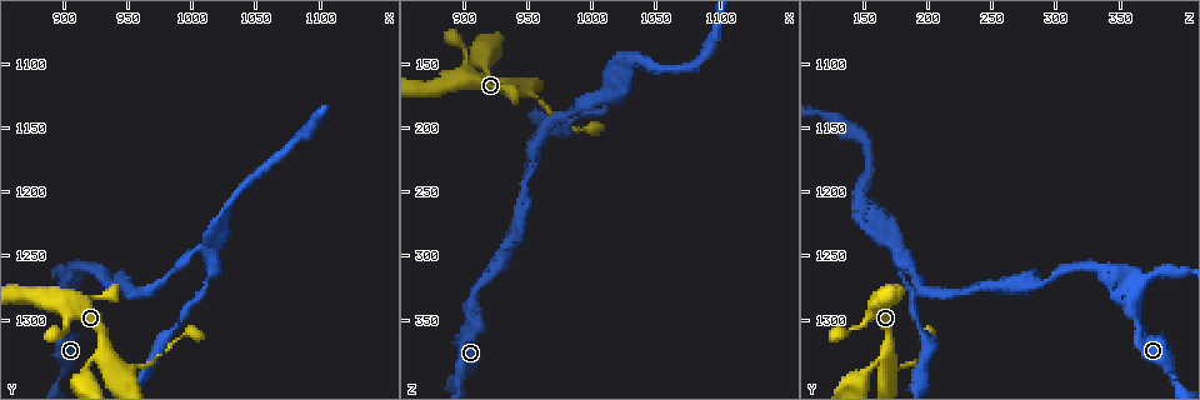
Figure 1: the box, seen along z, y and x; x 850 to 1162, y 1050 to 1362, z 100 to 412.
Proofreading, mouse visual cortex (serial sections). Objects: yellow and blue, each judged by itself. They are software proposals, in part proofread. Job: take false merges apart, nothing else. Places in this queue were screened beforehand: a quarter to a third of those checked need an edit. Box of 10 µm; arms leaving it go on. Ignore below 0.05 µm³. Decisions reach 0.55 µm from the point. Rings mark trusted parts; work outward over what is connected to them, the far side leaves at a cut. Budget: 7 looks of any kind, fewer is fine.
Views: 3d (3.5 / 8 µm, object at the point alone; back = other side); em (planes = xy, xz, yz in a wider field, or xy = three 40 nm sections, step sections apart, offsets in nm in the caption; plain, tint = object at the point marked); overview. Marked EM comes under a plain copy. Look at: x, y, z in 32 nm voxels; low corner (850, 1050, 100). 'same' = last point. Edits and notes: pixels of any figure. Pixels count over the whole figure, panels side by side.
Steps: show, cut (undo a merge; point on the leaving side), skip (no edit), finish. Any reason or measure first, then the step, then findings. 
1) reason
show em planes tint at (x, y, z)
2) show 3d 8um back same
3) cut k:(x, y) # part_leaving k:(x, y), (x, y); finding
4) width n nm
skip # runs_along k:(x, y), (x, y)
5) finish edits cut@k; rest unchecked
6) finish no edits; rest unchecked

thin neck
show 3d 8um at (900, 1278, 360)

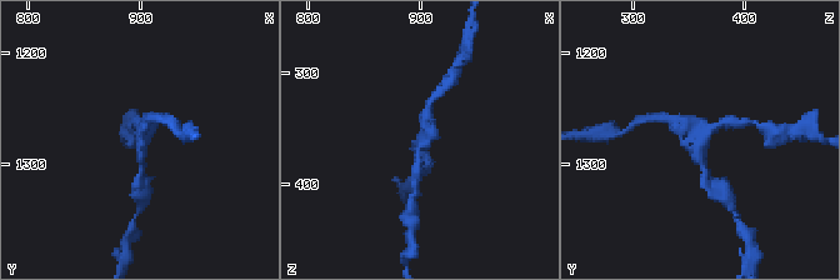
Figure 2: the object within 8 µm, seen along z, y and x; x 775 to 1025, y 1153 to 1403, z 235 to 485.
show 3d 3.5um same

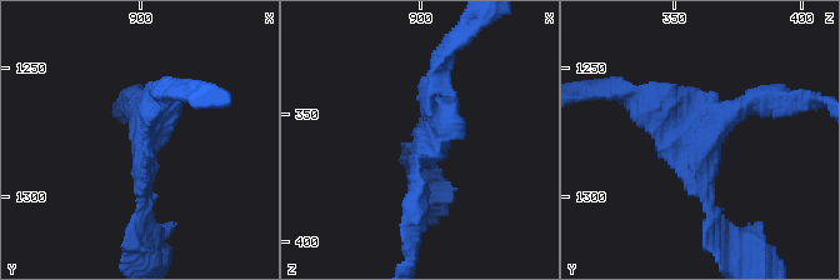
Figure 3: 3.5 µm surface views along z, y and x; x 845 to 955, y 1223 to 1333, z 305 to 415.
arms 3; arm_widths 150, 200, 250 nm; need the tissue
show em xy step 3 tint at (902, 1281, 361)

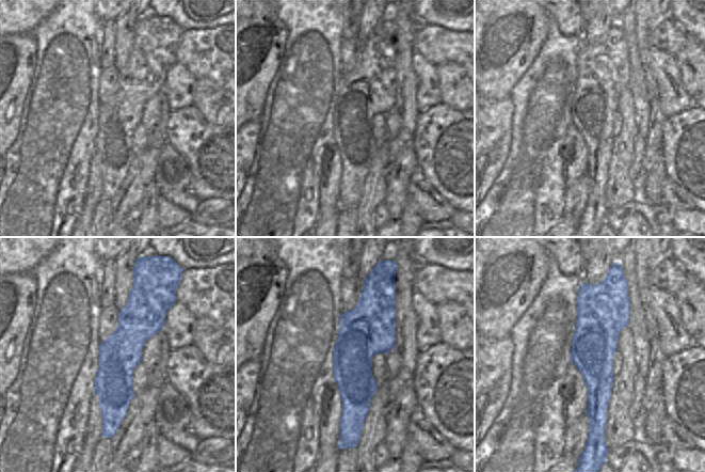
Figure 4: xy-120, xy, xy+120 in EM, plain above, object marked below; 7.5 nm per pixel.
skip # runs_along 4:(369, 287), (347, 427); continuous, no second cell

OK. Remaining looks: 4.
show 3d 3.5um at (942, 1338, 170)

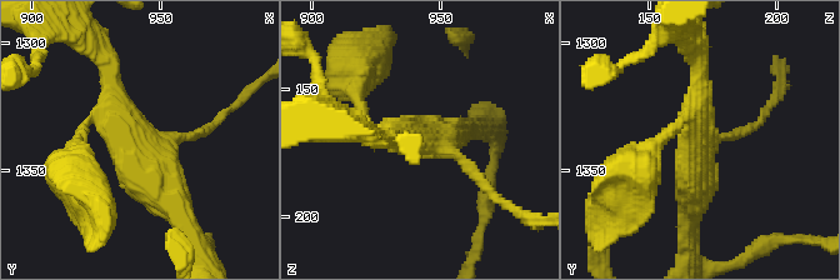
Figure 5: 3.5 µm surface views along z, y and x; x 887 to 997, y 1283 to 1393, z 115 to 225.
show em xy step 3 tint at (942, 1337, 171)

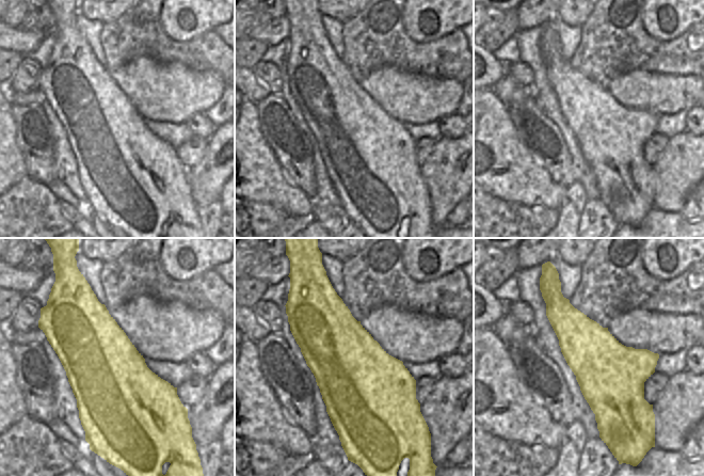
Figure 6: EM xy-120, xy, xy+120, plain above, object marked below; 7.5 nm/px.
skip # one cell here

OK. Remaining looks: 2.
four arms meet
show 3d 8um at (1014, 1244, 176)

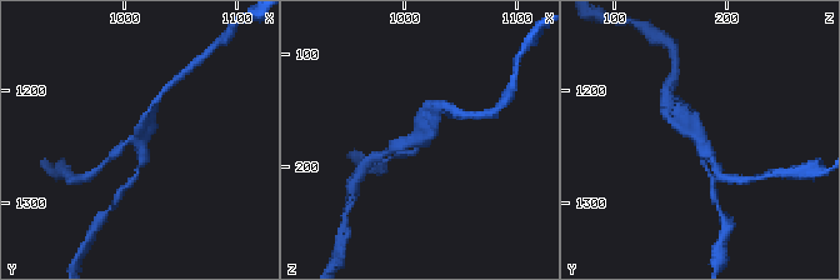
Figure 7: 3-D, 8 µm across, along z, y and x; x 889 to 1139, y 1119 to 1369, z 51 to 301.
zoom in
show 3d 3.5um same

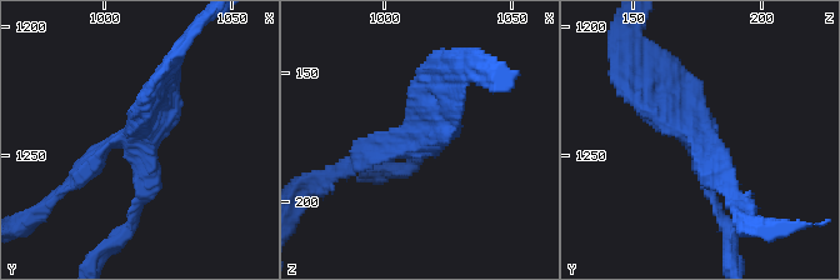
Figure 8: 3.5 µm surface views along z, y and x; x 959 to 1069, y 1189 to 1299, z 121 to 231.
arm_widths 150, 250, 250, 300 nm
skip # runs_along 8:(71, 183), (109, 144), (155, 121), (168, 79); one cell here

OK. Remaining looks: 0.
finish no edits; rest unchecked

